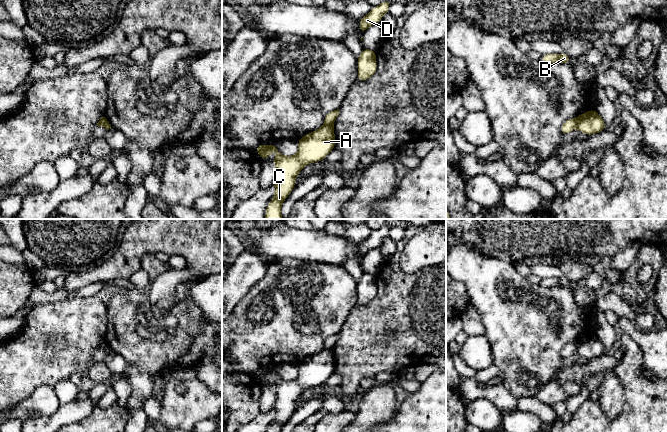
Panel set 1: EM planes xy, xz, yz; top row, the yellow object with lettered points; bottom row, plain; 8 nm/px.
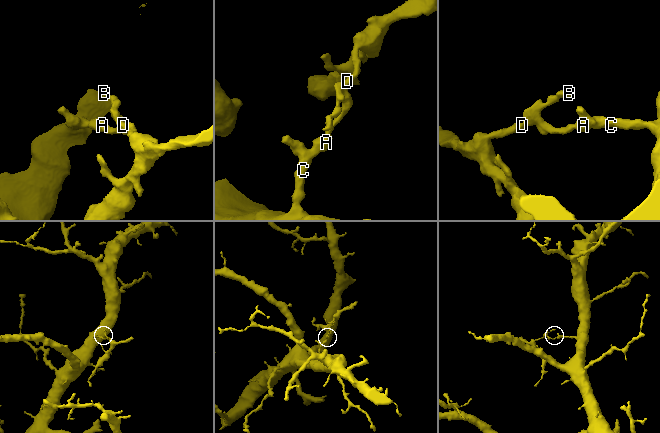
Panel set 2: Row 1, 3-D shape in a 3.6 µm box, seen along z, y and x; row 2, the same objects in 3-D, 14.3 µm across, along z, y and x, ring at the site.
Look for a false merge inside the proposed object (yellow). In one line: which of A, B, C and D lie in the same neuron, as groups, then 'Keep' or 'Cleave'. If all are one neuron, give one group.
Groups: A C / B D. Cleave

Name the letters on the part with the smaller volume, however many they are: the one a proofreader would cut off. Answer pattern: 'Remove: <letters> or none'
Remove: B, D

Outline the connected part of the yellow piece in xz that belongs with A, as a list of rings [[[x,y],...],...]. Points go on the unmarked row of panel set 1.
[[[332,349],[319,353],[298,363],[298,377],[295,380],[284,380],[274,369],[260,368],[254,374],[262,385],[268,384],[268,378],[276,375],[274,390],[275,419],[267,432],[281,432],[283,425],[295,411],[295,402],[307,388],[321,386],[335,372],[335,357]]]

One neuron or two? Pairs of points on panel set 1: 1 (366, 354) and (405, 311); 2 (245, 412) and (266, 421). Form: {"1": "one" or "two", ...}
{"1": "one", "2": "two"}

